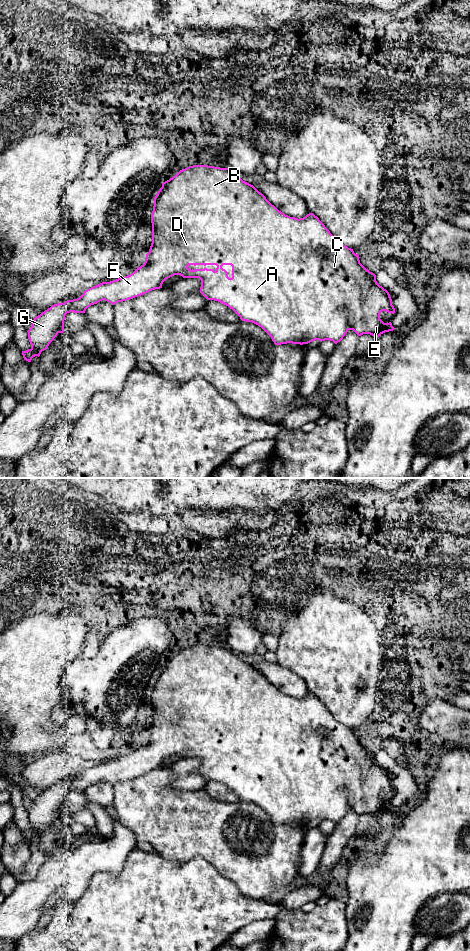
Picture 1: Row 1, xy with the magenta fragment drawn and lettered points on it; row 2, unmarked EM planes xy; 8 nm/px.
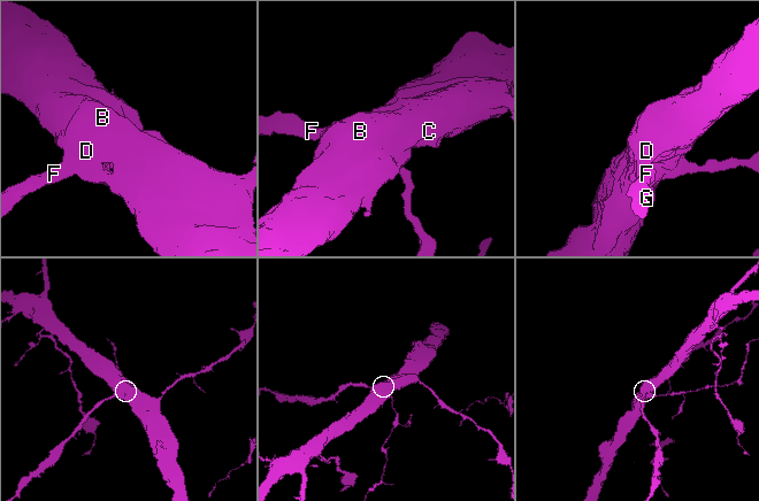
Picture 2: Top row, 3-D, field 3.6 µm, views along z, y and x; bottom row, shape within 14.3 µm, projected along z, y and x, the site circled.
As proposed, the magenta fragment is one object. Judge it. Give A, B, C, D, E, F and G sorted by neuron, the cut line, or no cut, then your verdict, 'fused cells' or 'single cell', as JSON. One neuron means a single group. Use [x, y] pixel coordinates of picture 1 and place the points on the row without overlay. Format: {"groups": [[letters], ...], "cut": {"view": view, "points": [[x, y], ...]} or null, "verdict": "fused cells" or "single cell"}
{"groups": [["A", "B", "C", "D", "E", "F", "G"]], "cut": null, "verdict": "single cell"}

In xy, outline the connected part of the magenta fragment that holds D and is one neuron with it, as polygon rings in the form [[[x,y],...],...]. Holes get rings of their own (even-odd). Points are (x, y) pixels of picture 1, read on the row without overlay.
[[[193,645],[180,650],[175,656],[162,663],[162,667],[154,677],[151,703],[152,723],[149,732],[146,734],[144,744],[135,749],[135,751],[128,756],[121,757],[110,762],[102,762],[85,770],[79,778],[67,780],[64,783],[54,784],[42,792],[40,795],[35,796],[32,806],[27,811],[31,828],[26,831],[22,831],[24,840],[31,842],[33,837],[39,837],[41,832],[48,828],[49,824],[53,821],[57,814],[64,812],[64,800],[67,793],[85,793],[88,787],[97,784],[102,780],[105,780],[114,785],[118,782],[141,776],[148,773],[149,771],[162,768],[163,762],[174,755],[180,755],[183,758],[199,758],[201,760],[200,773],[207,780],[218,781],[232,789],[242,801],[252,802],[258,805],[271,817],[275,825],[287,823],[303,825],[315,820],[319,820],[321,822],[330,820],[337,824],[343,819],[349,810],[353,810],[358,816],[363,814],[370,814],[373,817],[378,818],[381,814],[396,809],[392,806],[391,802],[384,803],[380,799],[380,793],[382,791],[386,791],[392,794],[395,793],[395,788],[392,785],[392,779],[389,772],[377,763],[376,755],[367,750],[360,743],[359,735],[355,734],[353,729],[348,728],[346,725],[338,722],[330,713],[330,711],[325,707],[325,705],[319,700],[319,698],[313,693],[309,693],[305,697],[299,699],[285,695],[274,685],[272,685],[266,679],[266,677],[260,673],[253,665],[243,661],[235,652],[229,648],[220,648],[208,645]],[[189,745],[216,745],[217,748],[215,751],[213,749],[207,749],[206,747],[204,749],[191,750],[188,748]],[[223,745],[232,746],[231,758],[228,757],[228,752],[222,748]]]

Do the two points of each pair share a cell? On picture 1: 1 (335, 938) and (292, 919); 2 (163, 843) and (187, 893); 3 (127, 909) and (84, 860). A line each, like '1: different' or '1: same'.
1: same
2: different
3: different

